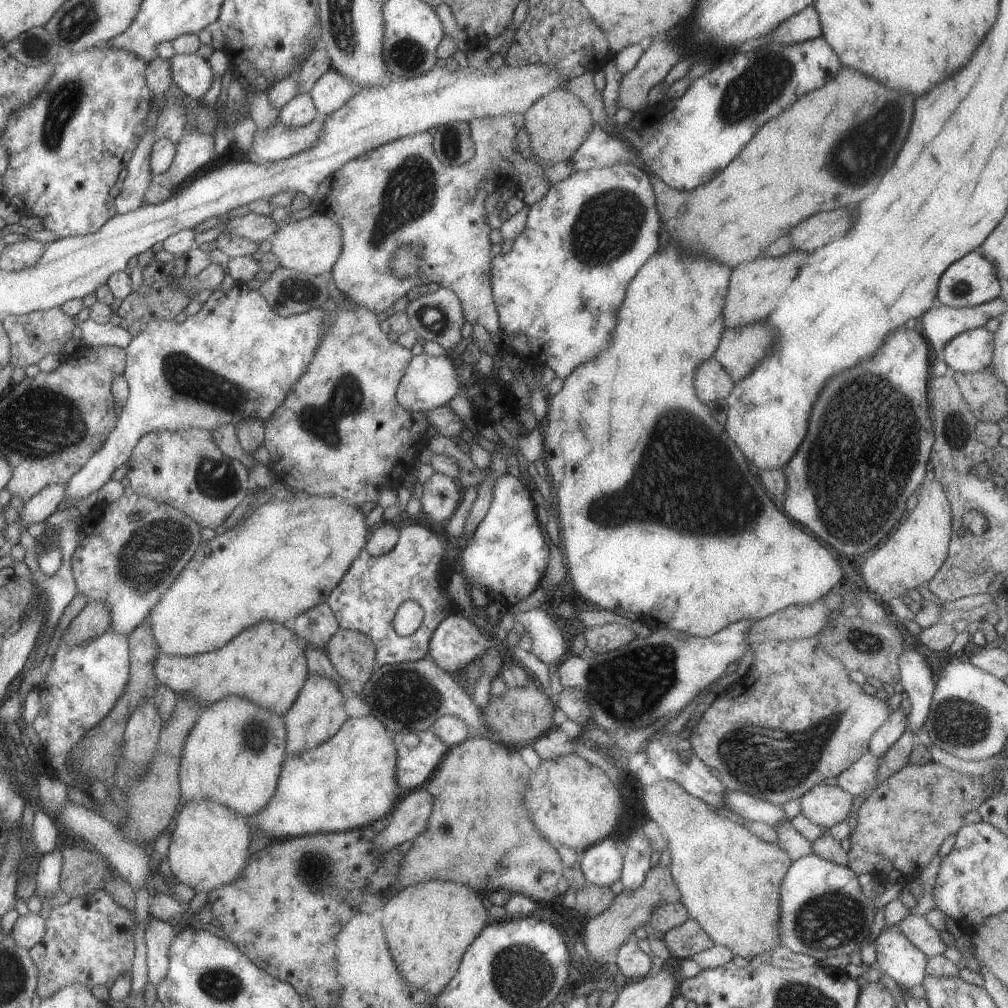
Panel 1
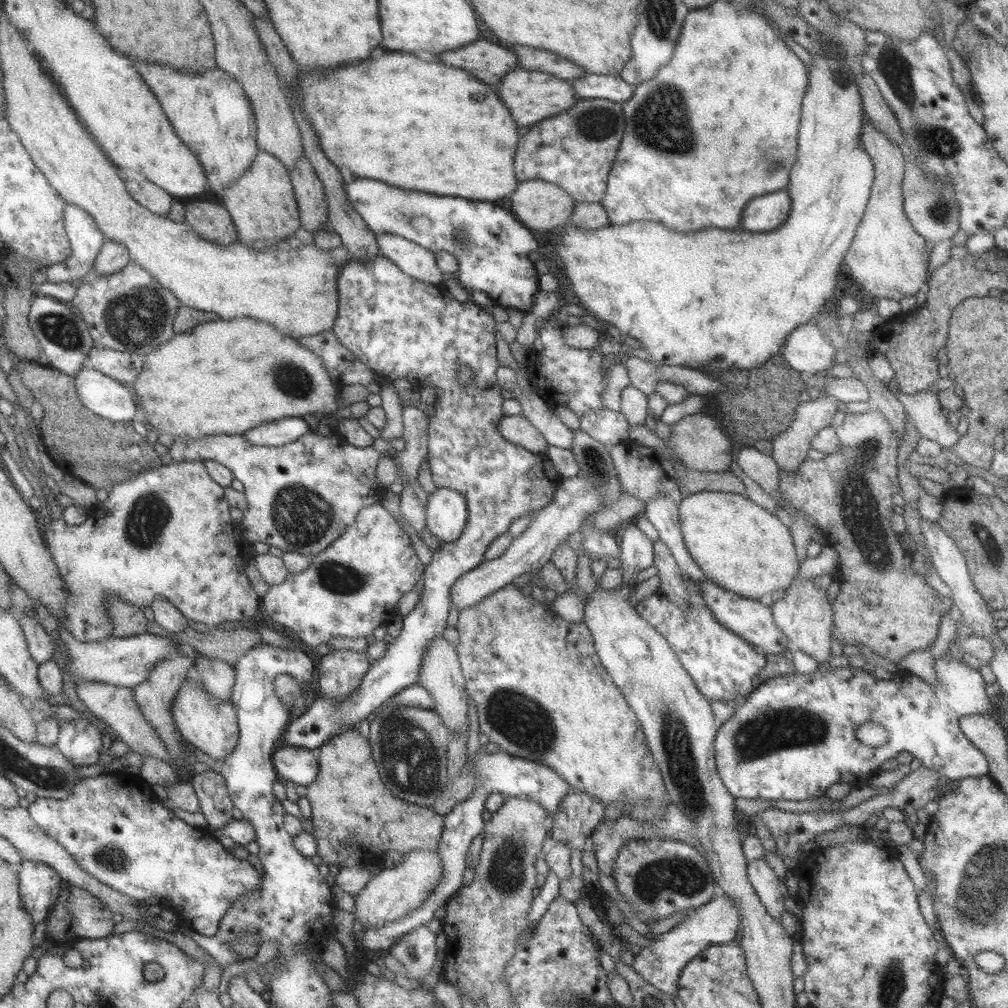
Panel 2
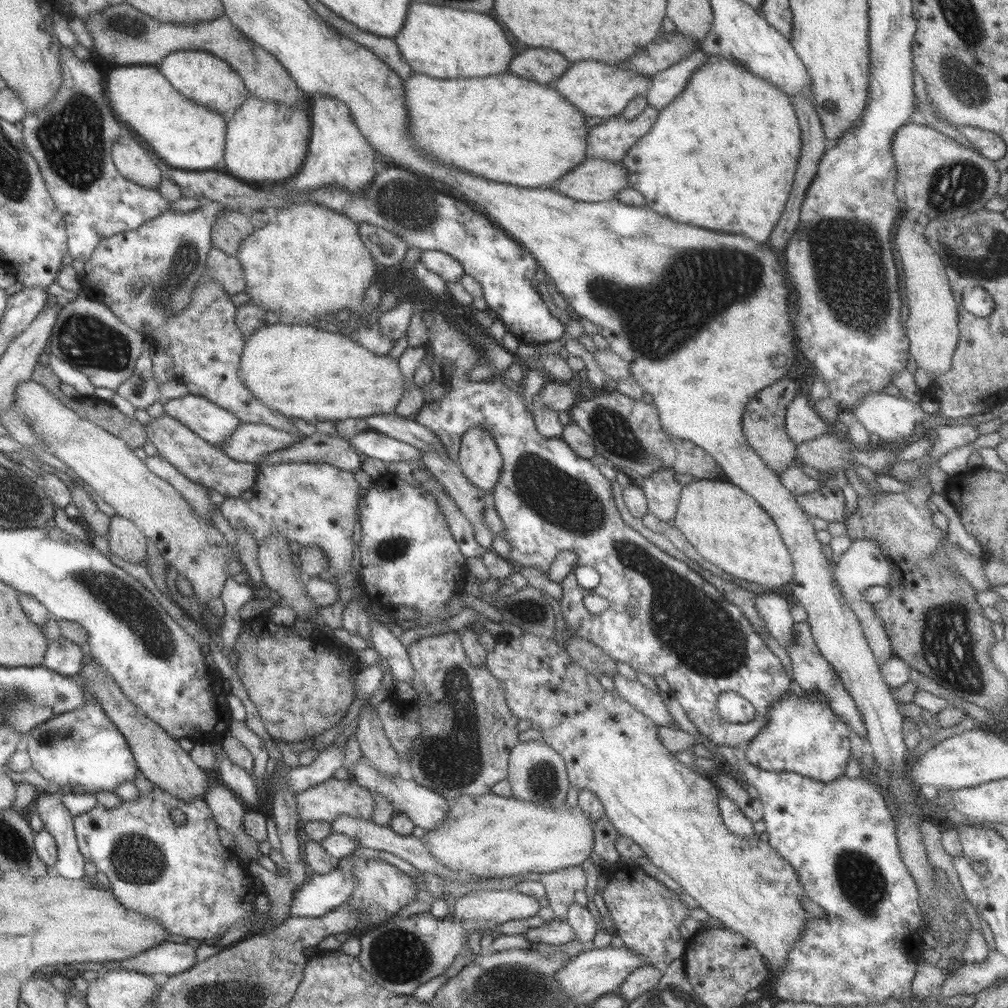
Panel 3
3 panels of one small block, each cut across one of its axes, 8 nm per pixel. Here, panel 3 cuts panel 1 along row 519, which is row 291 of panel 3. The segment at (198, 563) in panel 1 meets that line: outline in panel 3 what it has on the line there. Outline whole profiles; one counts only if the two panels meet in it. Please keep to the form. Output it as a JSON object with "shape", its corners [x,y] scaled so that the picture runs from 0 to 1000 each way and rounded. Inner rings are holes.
{"shape":[[[312,200],[292,202],[275,209],[274,218],[267,219],[262,226],[253,227],[238,240],[235,254],[242,267],[242,289],[247,292],[248,299],[262,303],[264,307],[276,311],[280,320],[290,322],[309,321],[313,316],[322,319],[329,310],[335,315],[345,312],[347,306],[361,296],[377,267],[359,240],[358,222]]]}

